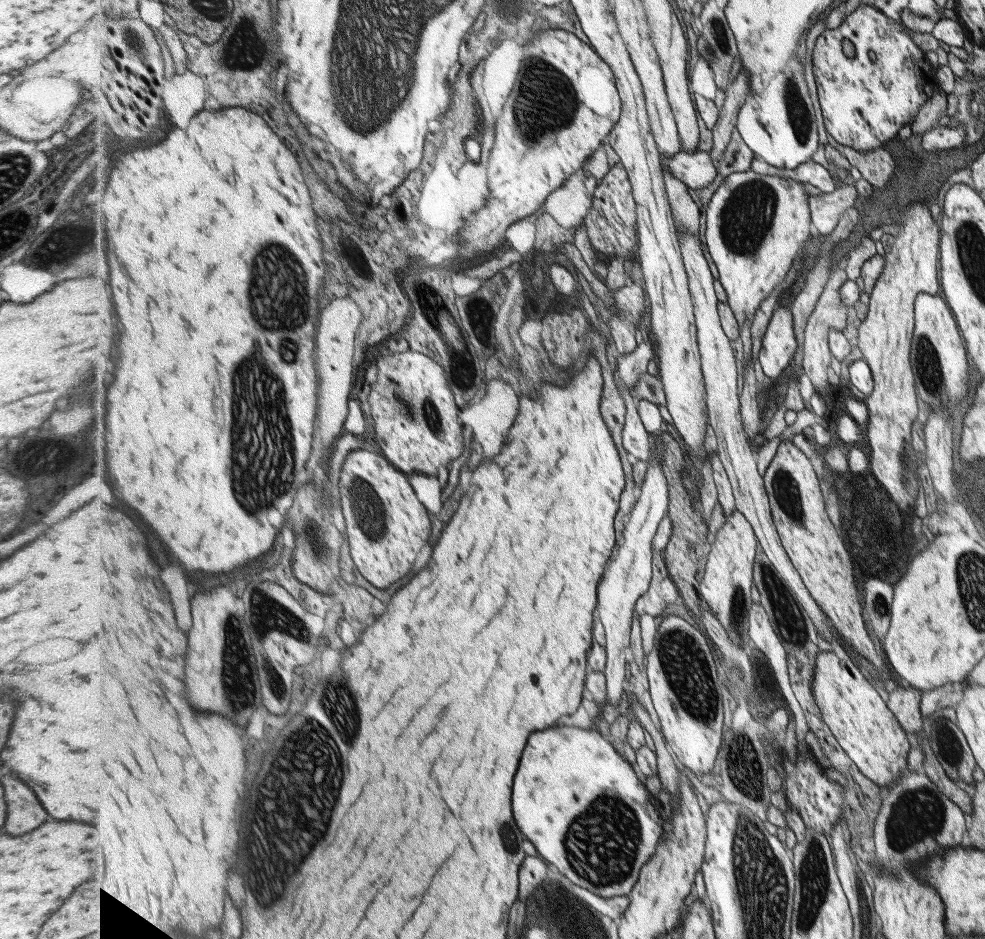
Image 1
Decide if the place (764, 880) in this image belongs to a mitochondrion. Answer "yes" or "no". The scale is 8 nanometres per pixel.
yes

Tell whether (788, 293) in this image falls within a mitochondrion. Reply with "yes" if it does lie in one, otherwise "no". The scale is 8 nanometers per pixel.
no

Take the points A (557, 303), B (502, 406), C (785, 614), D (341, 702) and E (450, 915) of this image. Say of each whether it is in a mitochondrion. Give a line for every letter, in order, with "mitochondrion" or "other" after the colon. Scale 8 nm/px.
A: other
B: other
C: mitochondrion
D: mitochondrion
E: other

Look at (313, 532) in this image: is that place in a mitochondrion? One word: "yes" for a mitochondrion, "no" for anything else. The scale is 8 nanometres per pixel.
yes

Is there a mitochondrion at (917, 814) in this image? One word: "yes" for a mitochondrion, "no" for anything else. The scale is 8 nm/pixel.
yes

